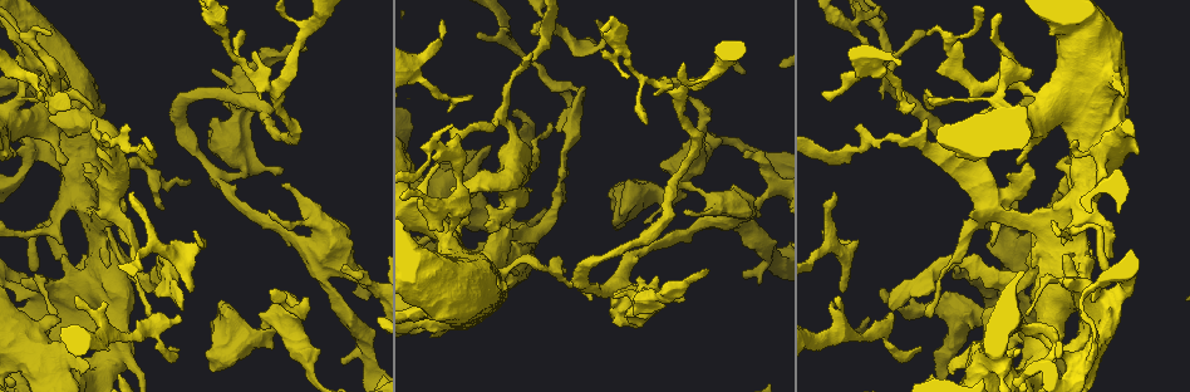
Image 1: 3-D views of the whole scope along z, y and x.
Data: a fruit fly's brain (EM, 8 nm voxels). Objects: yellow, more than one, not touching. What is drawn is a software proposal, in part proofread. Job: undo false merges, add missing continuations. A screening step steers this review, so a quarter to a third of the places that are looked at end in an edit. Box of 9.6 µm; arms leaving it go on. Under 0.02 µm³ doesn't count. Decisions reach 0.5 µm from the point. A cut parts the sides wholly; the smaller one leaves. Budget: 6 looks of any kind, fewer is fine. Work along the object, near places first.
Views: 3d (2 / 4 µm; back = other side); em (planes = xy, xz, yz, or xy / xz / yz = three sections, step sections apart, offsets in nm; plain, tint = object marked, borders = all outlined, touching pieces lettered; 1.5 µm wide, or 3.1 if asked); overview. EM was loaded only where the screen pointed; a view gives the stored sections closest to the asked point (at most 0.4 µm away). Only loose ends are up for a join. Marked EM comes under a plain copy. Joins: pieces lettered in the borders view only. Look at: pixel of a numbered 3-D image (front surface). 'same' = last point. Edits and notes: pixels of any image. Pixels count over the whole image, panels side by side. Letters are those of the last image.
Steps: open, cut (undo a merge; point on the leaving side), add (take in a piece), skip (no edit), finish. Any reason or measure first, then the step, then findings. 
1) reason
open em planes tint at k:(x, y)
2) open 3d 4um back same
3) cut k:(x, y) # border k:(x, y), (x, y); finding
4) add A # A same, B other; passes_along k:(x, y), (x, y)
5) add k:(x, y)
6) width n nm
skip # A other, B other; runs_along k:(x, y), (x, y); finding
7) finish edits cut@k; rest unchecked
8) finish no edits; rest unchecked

free end
open em xy step 8 borders at 1:(506, 31)

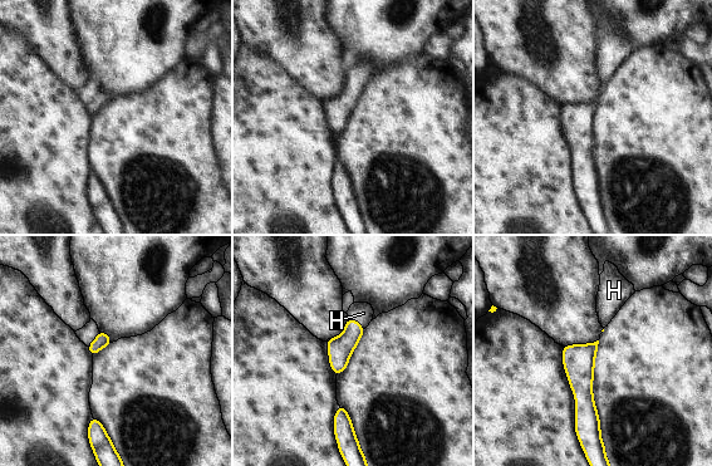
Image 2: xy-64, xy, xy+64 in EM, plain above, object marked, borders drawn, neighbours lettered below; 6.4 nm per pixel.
add H # H same; passes_along 2:(339, 348), (356, 320), (363, 313); it goes on there

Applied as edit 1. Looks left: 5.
an open end
open em yz step 8 borders at 1:(706, 268)

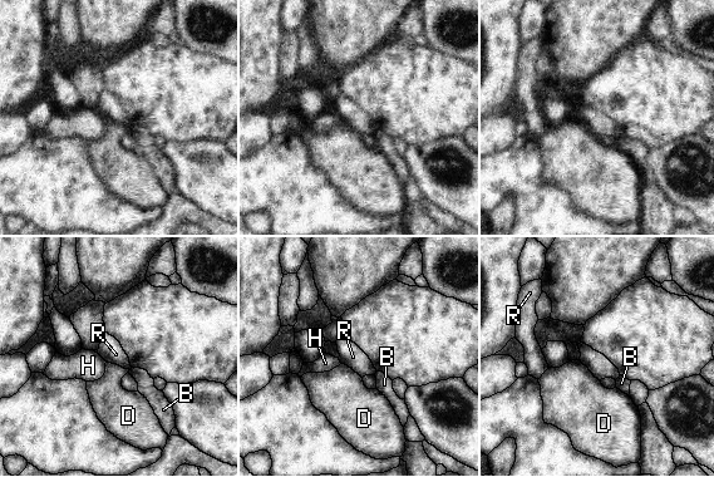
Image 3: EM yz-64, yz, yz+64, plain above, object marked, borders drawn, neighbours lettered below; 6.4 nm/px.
cut it another way
open em planes borders same

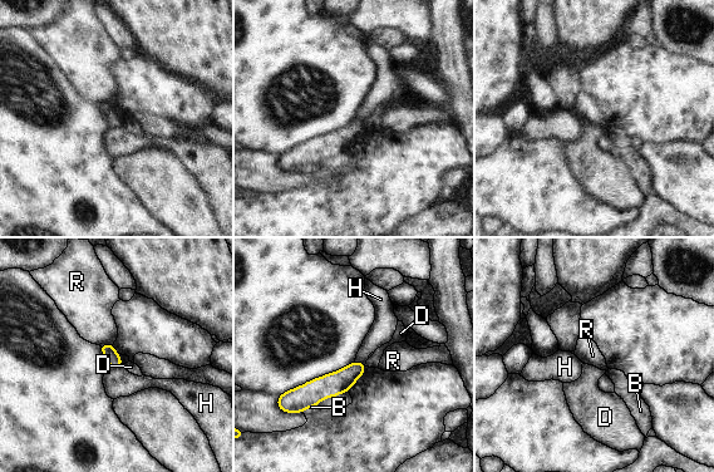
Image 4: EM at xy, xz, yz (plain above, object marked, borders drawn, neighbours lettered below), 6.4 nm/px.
skip # B other, D other, H other, R other; runs_along 4:(362, 367), (339, 382), (291, 398); no lettered piece goes on from it

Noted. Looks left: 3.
finish edits add@2; rest unchecked

